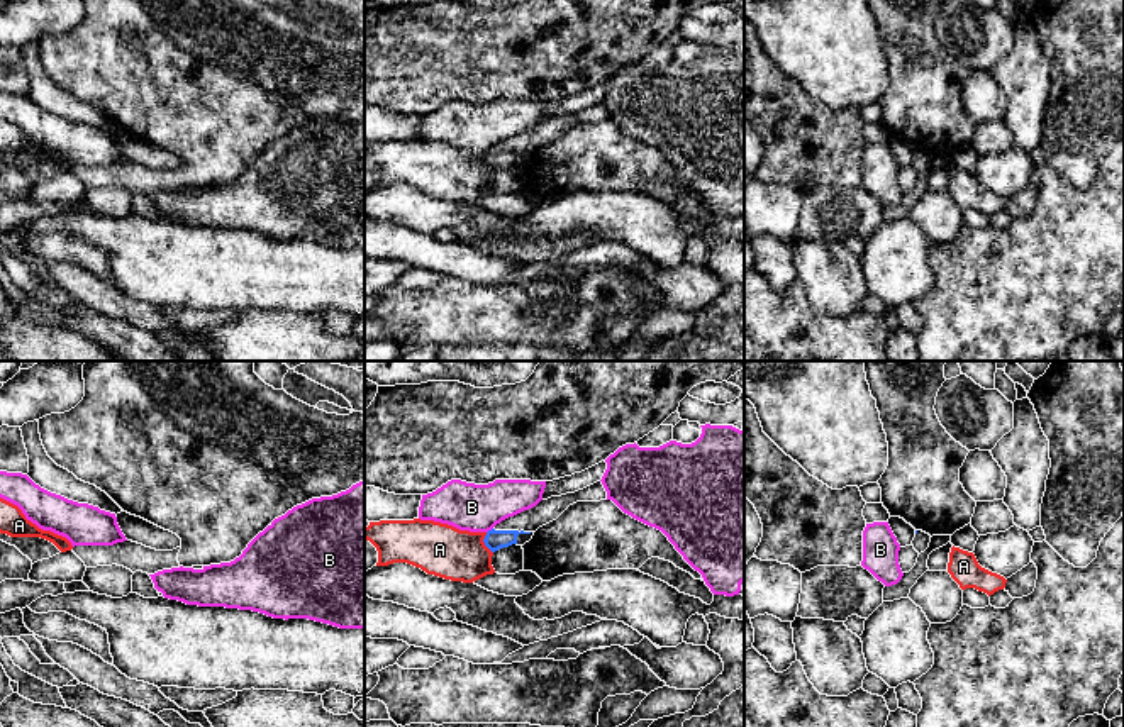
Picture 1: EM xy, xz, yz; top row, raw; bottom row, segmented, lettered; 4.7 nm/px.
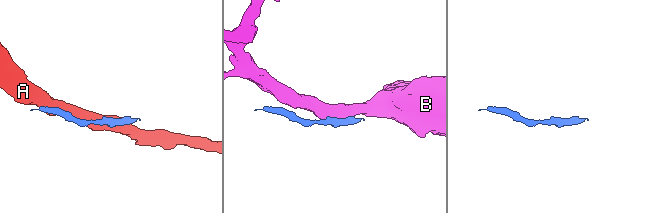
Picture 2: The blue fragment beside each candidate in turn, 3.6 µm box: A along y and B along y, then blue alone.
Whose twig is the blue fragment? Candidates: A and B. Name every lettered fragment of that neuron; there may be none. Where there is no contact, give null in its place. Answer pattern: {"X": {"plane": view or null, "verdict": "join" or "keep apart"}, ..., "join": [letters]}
{"A": {"plane": "xz", "verdict": "keep apart"}, "B": {"plane": "xz", "verdict": "keep apart"}, "join": []}

